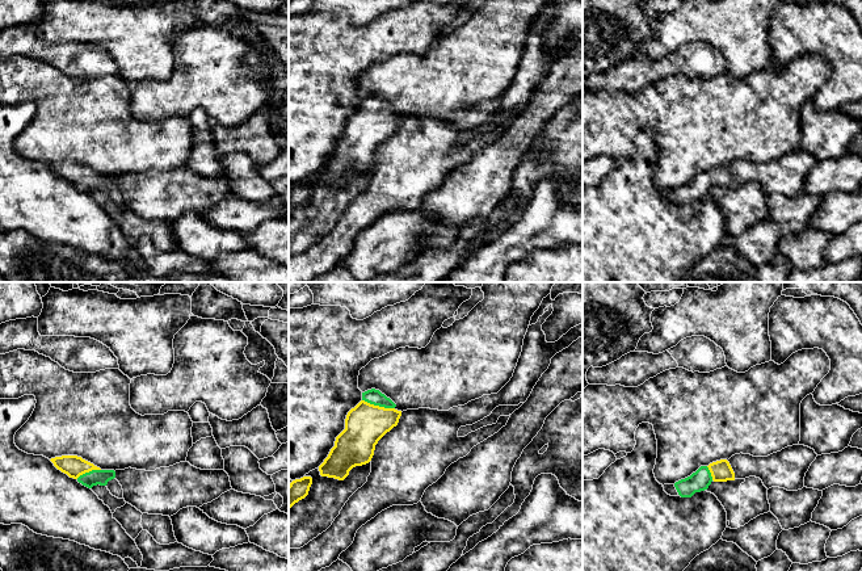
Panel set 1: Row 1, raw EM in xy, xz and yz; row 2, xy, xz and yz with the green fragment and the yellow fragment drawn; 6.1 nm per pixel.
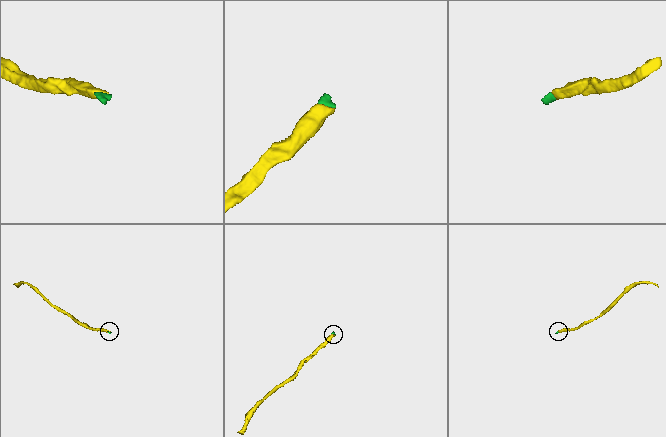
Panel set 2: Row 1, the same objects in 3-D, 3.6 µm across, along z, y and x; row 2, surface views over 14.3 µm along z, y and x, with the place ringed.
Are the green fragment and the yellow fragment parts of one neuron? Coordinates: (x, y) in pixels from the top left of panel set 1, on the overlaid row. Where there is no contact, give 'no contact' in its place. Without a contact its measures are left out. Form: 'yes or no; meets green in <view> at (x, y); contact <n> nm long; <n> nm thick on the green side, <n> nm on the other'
yes; meets green in xz at (378, 404); contact 200 nm long; 100 nm thick on the green side, 260 nm on the other

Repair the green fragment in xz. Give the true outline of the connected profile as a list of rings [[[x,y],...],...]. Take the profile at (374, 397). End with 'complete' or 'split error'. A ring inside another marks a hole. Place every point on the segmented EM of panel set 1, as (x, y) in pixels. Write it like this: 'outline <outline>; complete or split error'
outline [[[379,390],[362,392],[362,400],[348,412],[345,429],[319,466],[320,475],[344,480],[353,467],[369,463],[378,441],[399,423],[401,411],[395,407]]]; split error

